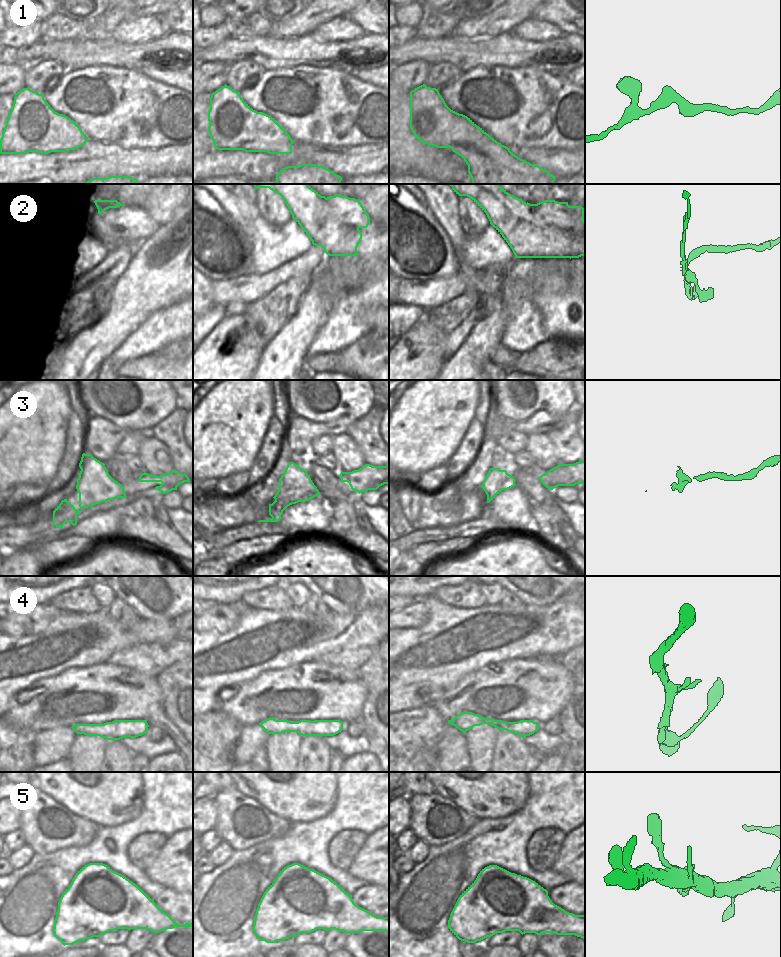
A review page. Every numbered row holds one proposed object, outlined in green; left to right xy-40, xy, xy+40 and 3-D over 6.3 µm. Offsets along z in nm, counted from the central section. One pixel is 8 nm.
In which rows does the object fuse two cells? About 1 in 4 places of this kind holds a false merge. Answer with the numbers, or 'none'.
2

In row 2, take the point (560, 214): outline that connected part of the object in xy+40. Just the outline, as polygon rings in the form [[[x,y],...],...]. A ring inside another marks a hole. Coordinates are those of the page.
[[[545,200],[537,204],[530,204],[534,211],[539,214],[544,222],[549,226],[559,228],[575,228],[585,233],[584,208],[581,206],[569,206],[568,202],[557,202],[555,200]],[[527,202],[528,203],[528,202]],[[528,203],[530,204],[530,203]]]

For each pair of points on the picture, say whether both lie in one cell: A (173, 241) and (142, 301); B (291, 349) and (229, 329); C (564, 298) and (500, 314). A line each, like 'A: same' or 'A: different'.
A: same
B: different
C: different

